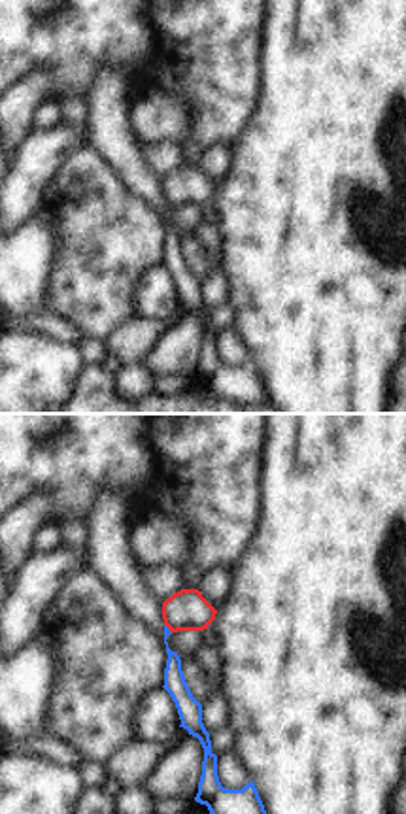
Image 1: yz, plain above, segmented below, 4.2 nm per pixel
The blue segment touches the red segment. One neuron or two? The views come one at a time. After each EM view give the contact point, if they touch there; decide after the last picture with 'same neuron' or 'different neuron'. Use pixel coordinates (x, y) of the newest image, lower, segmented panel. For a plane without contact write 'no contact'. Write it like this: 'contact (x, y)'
contact (169, 629)

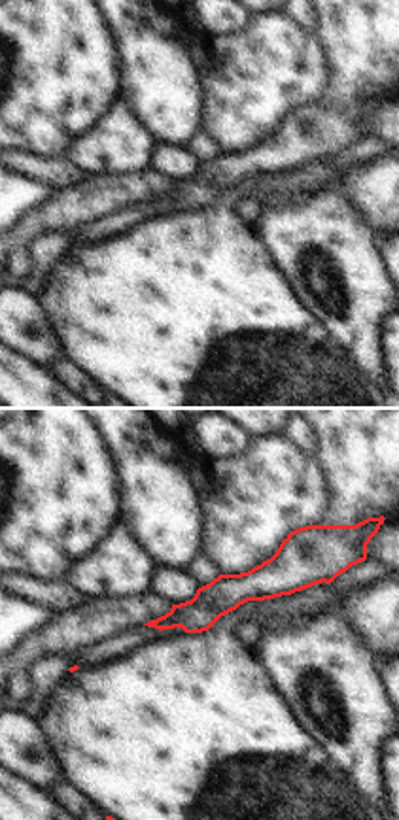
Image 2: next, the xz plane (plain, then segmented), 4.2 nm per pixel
no contact

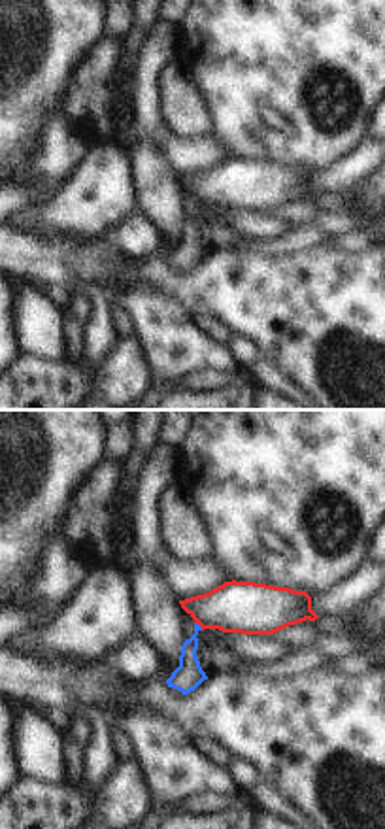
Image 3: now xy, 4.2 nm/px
contact (199, 625)

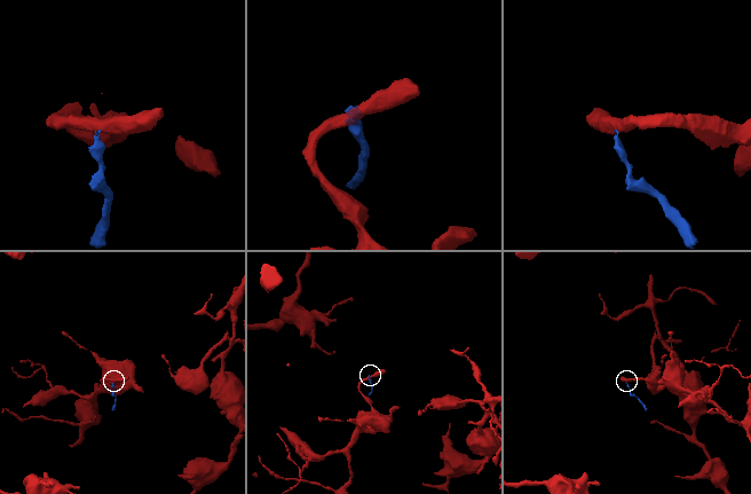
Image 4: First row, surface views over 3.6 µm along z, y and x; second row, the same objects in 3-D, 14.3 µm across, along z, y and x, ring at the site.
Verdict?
different neuron

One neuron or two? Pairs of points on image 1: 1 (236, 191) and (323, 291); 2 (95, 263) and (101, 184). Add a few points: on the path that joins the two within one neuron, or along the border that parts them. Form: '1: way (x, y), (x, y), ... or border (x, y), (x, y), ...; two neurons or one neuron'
1: way (261, 216), (312, 267); one neuron
2: way (99, 244), (99, 203); one neuron

